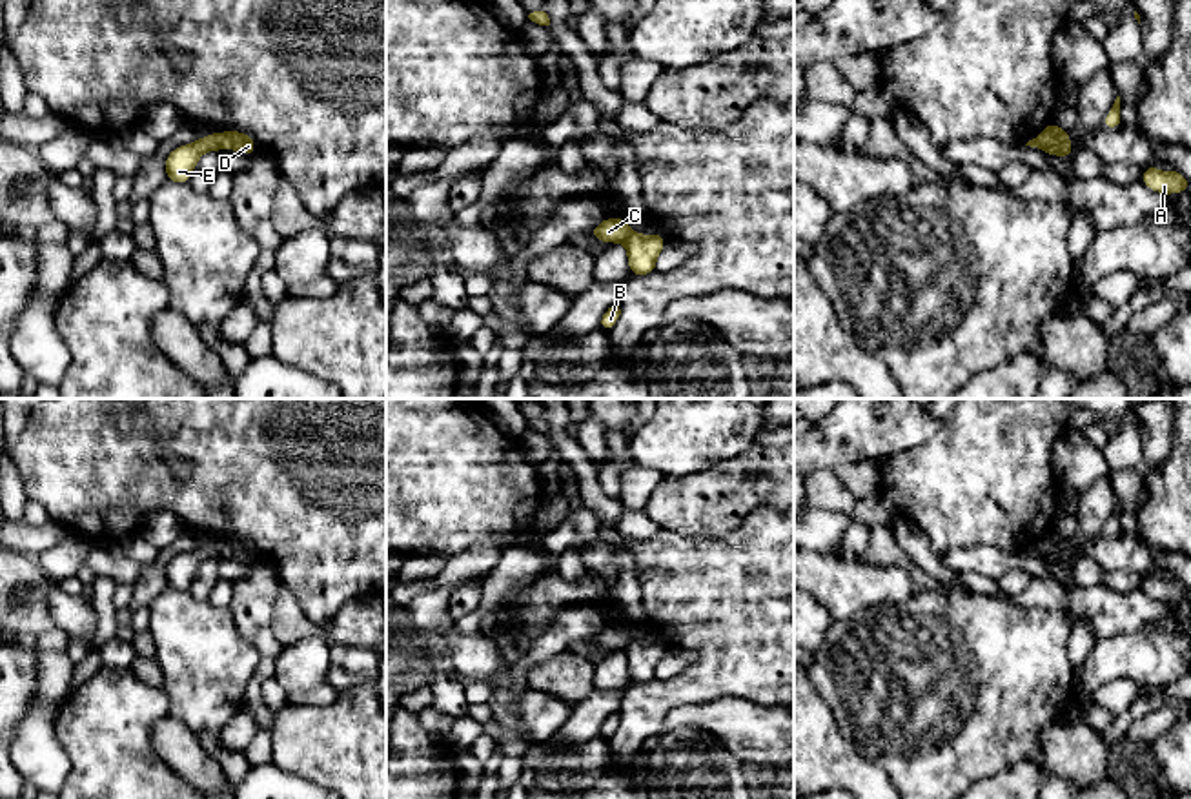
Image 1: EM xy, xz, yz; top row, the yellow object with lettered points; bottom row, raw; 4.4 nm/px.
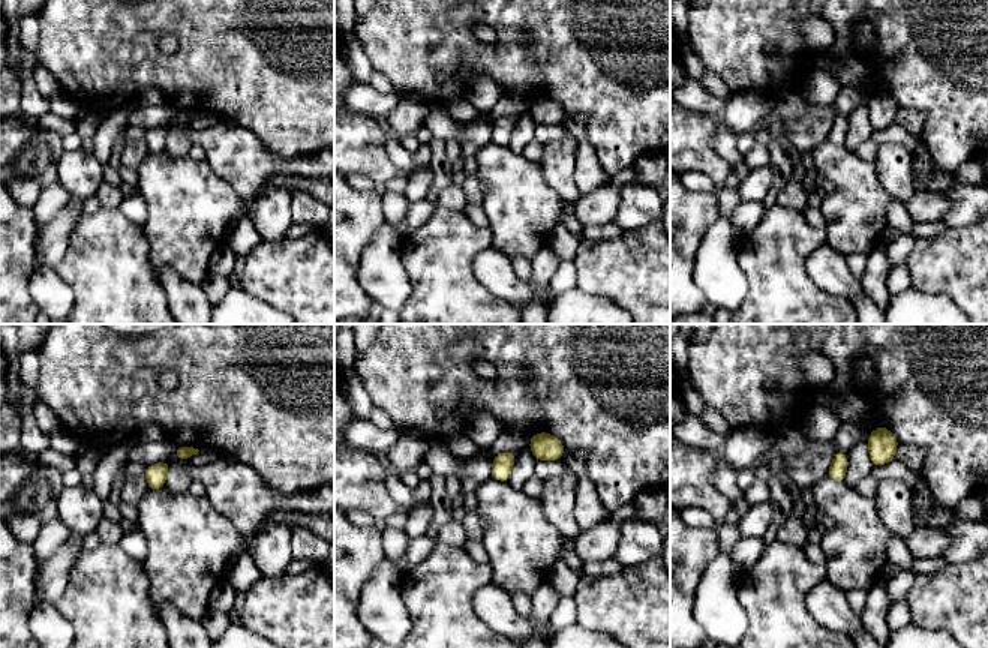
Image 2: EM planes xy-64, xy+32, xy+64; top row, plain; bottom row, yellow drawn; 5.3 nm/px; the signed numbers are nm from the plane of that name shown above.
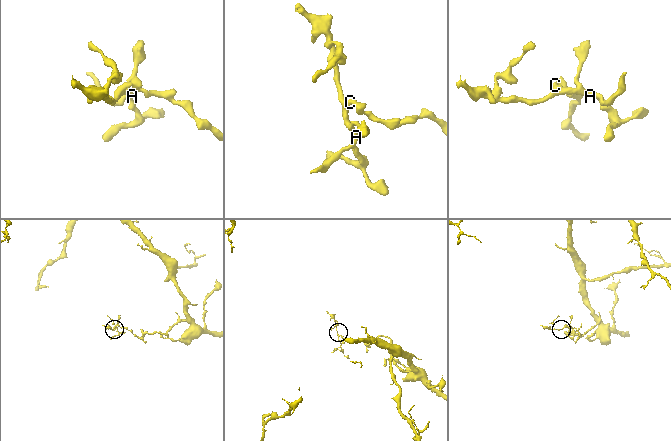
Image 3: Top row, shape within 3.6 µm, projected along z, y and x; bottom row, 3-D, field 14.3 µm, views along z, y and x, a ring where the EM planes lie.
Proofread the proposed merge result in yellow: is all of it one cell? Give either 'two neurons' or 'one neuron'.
two neurons

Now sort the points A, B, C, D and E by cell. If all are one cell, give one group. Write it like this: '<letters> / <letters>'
A B C E / D

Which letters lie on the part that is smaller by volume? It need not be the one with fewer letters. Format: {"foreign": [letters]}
{"foreign": ["A", "B", "C", "E"]}

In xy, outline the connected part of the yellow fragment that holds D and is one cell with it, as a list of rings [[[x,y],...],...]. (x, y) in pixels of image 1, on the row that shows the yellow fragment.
[[[222,131],[217,137],[219,137],[220,149],[235,149],[246,157],[249,157],[253,151],[259,149],[255,140],[240,131]]]

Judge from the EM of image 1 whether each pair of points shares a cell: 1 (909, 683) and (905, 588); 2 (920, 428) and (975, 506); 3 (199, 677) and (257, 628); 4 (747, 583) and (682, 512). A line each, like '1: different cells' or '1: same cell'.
1: different cells
2: different cells
3: different cells
4: different cells

